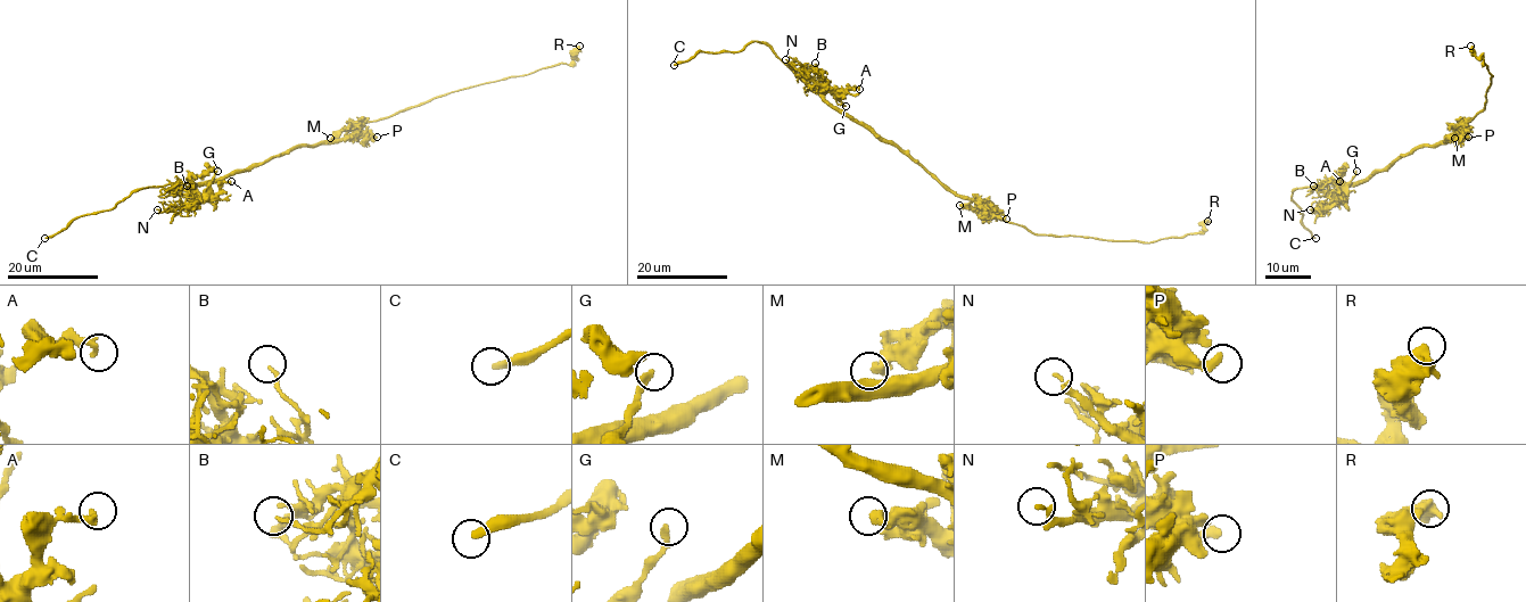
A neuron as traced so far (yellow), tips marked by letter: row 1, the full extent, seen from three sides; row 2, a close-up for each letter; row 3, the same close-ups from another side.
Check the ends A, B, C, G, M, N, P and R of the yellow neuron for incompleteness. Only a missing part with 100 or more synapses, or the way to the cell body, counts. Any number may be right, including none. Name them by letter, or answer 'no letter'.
C

